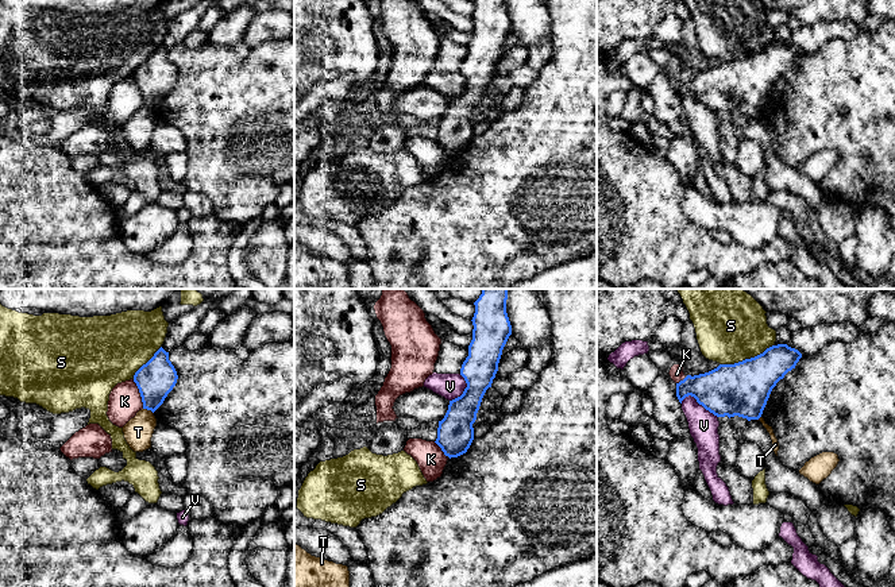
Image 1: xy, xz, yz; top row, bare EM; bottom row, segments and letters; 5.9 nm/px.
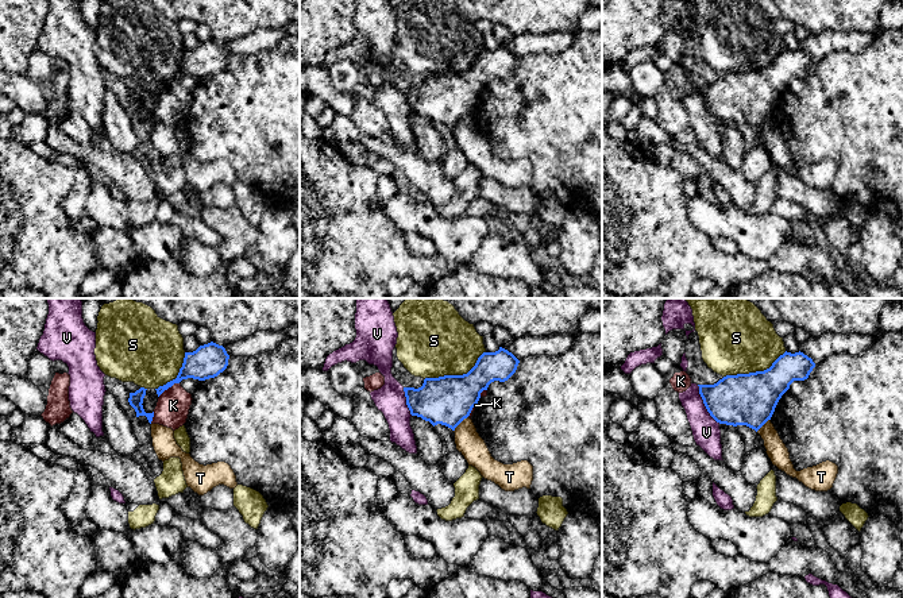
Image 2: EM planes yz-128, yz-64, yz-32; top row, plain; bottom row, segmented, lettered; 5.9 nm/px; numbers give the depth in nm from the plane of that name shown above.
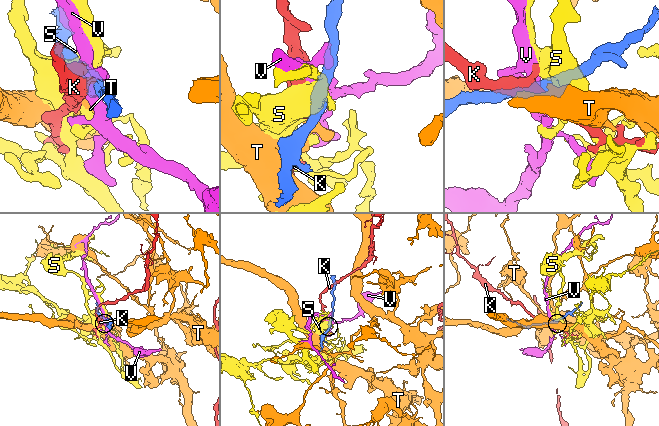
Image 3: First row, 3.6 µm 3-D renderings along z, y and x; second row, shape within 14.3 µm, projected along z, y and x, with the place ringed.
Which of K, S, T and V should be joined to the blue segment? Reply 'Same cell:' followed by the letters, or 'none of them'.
Same cell: none of them

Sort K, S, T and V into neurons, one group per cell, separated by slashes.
K / S / T / V

